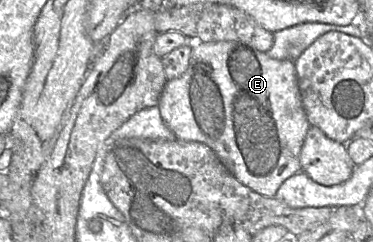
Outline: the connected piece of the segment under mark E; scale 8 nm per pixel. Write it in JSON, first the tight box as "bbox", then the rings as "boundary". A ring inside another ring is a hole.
{"bbox":[158,41,310,197],"boundary":[[[239,41],[198,42],[192,47],[189,65],[186,71],[177,78],[167,80],[158,106],[162,119],[177,139],[196,141],[207,145],[215,152],[218,158],[239,182],[263,196],[274,197],[286,179],[302,170],[300,153],[310,123],[308,122],[300,96],[295,62],[290,59],[273,59],[268,56],[267,52],[261,52]]]}

